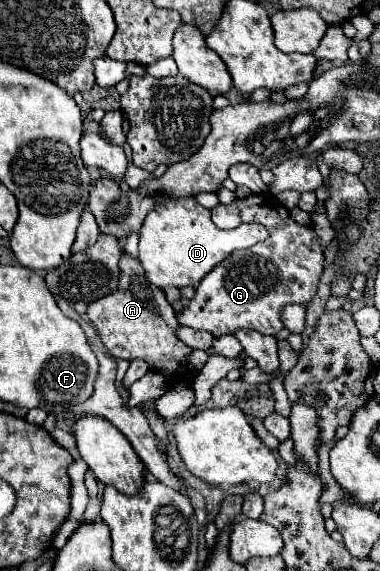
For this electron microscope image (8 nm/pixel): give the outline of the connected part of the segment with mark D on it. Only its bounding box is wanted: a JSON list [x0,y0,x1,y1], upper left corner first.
[139,196,267,288]

